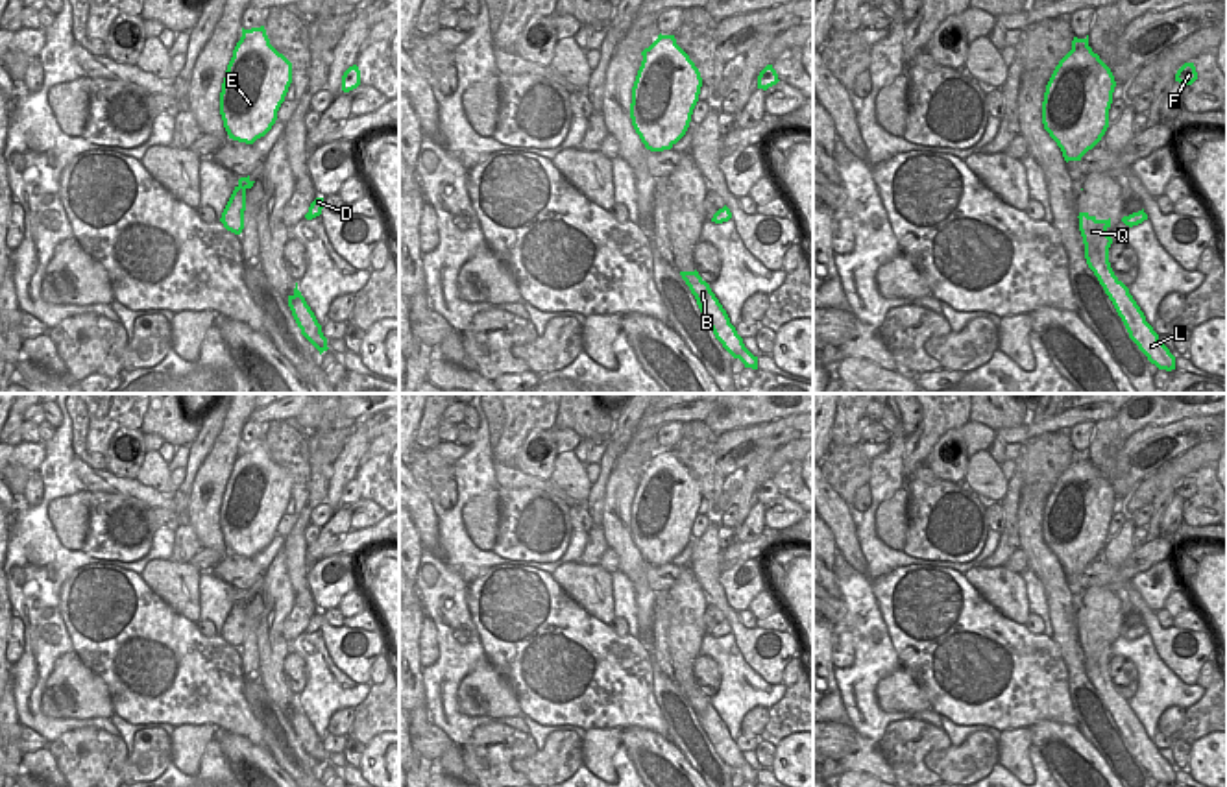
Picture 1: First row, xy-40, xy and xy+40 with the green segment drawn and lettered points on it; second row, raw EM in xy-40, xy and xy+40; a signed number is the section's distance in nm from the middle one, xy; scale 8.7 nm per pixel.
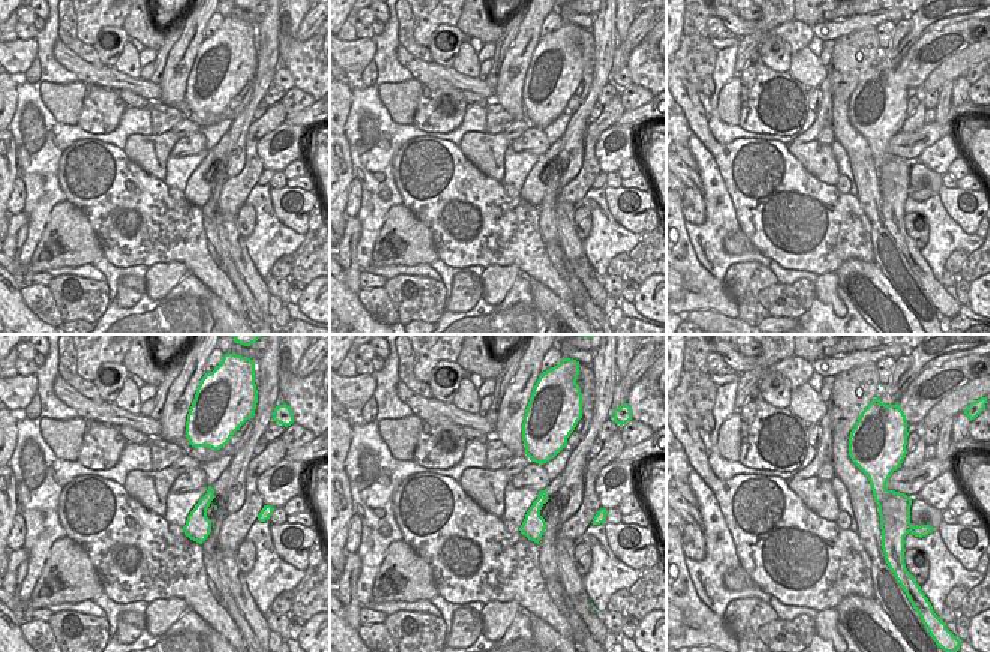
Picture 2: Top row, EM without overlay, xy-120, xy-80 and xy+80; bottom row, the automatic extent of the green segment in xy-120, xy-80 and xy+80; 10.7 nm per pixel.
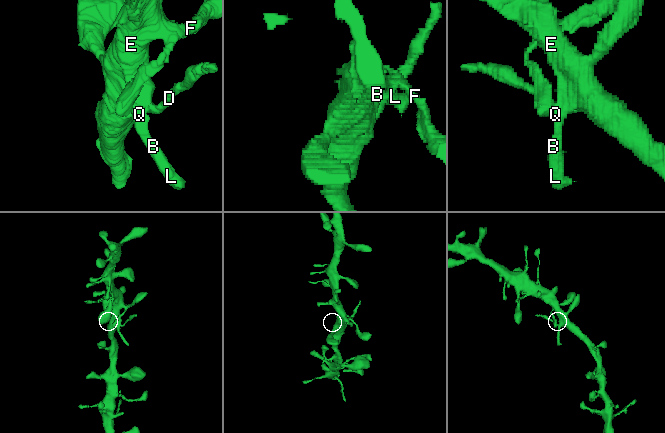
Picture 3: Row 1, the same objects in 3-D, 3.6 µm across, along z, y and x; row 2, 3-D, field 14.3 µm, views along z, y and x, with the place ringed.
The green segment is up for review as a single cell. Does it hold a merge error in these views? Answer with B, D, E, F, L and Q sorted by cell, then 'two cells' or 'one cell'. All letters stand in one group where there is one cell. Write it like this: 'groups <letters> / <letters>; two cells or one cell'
groups B D E F L Q; one cell

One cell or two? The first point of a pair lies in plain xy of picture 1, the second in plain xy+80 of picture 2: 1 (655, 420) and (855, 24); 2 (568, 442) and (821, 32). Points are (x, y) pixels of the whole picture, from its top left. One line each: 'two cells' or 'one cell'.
1: one cell
2: two cells

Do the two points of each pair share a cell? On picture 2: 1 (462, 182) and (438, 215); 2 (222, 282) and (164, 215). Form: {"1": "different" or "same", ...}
{"1": "same", "2": "same"}

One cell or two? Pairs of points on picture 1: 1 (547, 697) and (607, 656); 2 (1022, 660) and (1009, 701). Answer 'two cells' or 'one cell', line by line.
1: one cell
2: one cell

